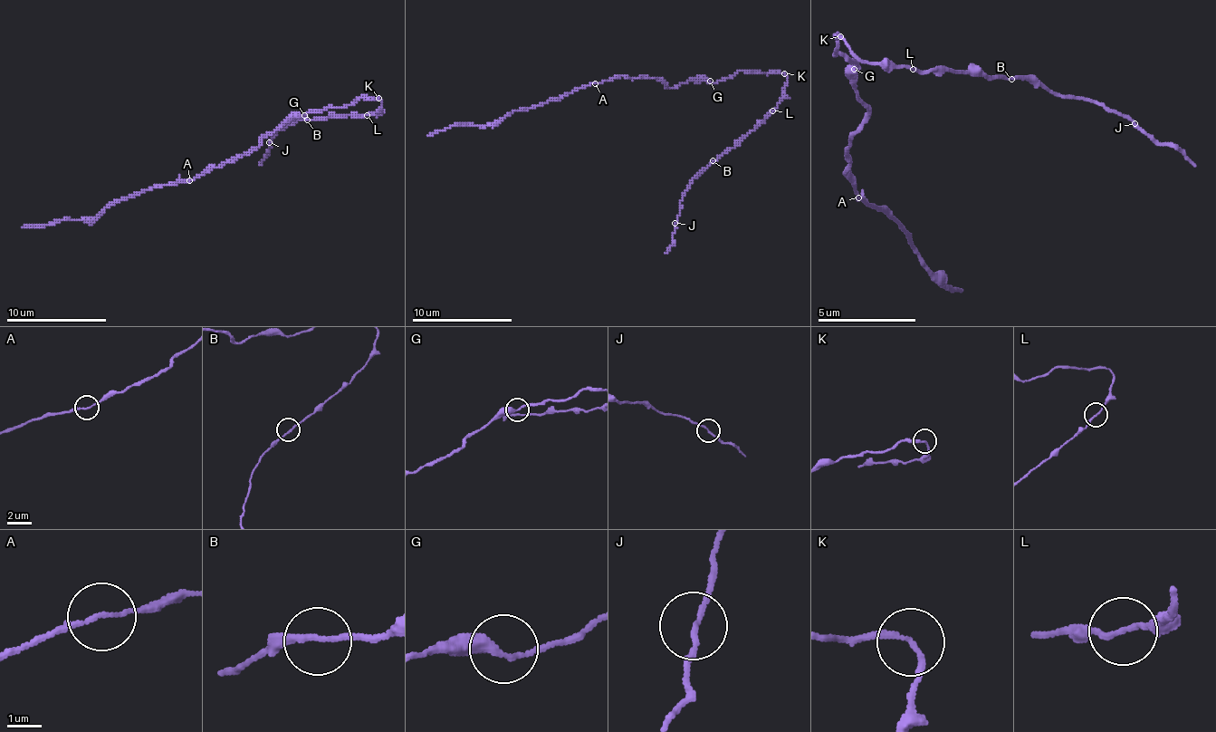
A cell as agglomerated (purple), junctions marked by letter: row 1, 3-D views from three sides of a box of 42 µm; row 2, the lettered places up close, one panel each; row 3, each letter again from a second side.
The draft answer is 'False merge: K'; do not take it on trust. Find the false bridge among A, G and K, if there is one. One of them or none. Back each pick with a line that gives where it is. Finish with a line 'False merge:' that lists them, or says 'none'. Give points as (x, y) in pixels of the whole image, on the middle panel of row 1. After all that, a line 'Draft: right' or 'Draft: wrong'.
K: at (784, 73)
False merge: K
Draft: right

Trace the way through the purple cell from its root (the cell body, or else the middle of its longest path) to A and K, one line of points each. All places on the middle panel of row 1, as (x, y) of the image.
A: (707, 81), (687, 81), (670, 88), (655, 78), (615, 75), (595, 83)
K: (707, 81), (717, 83), (732, 78), (740, 71), (785, 73)

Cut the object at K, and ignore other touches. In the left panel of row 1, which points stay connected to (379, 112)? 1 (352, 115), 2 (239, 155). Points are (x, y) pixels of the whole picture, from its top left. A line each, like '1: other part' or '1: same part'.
1: same part
2: other part

